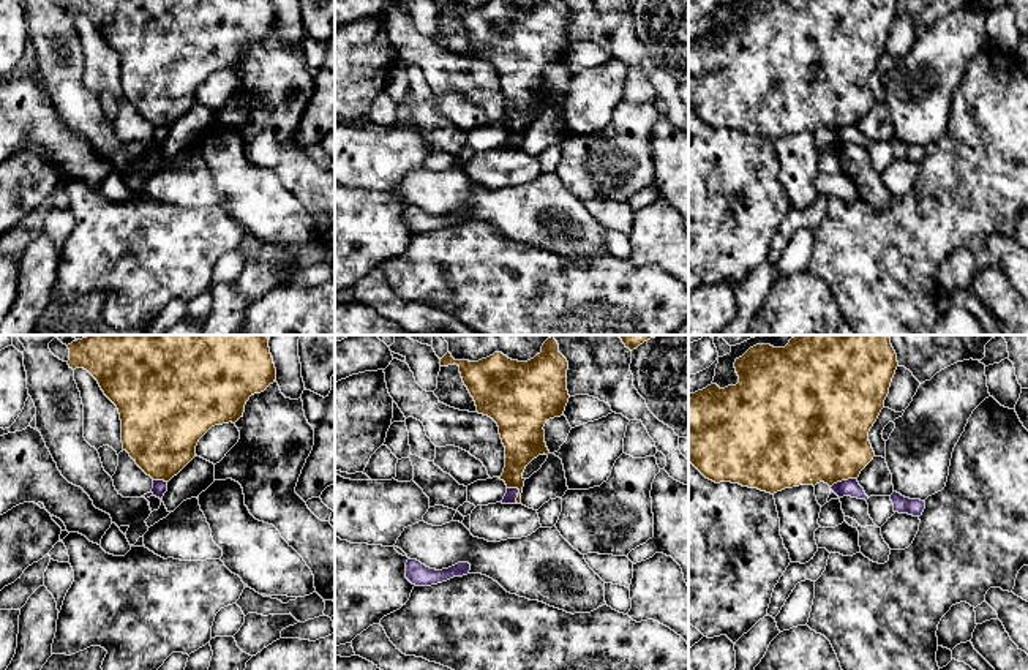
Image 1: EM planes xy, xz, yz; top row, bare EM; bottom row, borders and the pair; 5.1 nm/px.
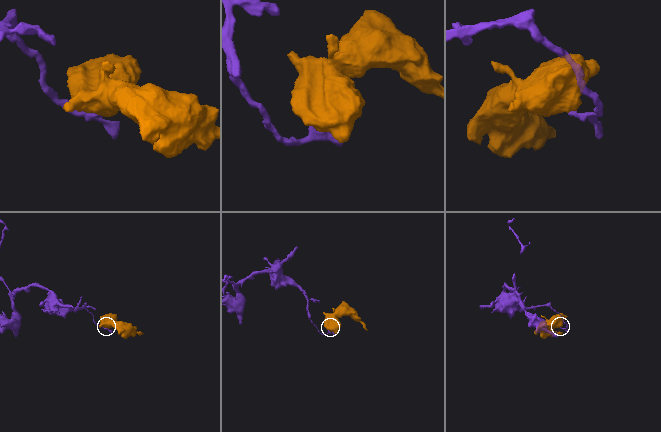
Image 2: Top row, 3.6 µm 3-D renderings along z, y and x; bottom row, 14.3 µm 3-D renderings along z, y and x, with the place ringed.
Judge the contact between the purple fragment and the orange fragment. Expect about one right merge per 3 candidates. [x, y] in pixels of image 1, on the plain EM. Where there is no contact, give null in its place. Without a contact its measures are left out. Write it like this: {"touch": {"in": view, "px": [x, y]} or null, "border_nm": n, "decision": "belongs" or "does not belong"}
{"touch": {"in": "yz", "px": [844, 127]}, "border_nm": 140, "decision": "does not belong"}

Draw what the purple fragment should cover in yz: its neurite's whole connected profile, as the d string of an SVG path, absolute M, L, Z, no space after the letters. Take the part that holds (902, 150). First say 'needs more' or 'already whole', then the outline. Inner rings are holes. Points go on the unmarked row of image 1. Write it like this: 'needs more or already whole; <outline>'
already whole; M894 137L891 141L891 147L894 150L894 158L899 158L899 160L908 160L913 163L921 163L924 155L925 155L924 147L905 144L897 137Z

